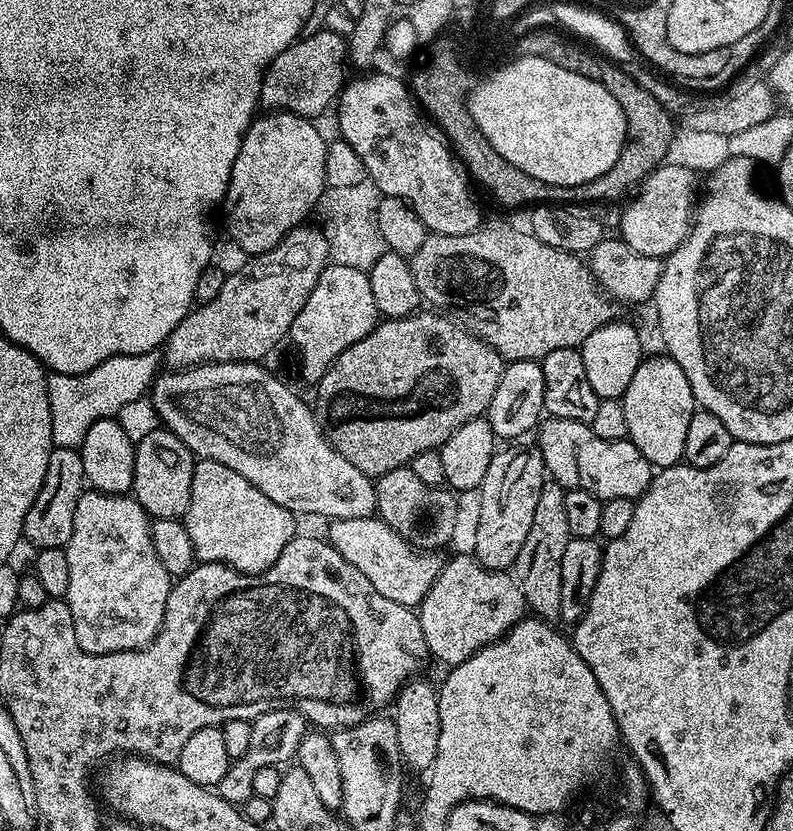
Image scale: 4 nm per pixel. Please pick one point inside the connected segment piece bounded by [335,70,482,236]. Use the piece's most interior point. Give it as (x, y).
(405, 155)

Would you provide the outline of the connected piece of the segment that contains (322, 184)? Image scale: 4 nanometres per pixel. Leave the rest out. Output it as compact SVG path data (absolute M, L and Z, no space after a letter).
M275 110L263 114L253 119L242 138L238 158L234 158L228 192L222 201L222 212L228 215L228 236L248 258L274 249L288 231L303 225L309 219L307 216L312 207L315 209L319 205L326 189L326 136L312 125L315 123L307 116Z

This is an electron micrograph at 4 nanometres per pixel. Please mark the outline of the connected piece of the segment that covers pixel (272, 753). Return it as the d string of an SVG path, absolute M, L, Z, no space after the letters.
M275 708L256 717L250 730L250 746L246 746L246 754L229 763L226 778L222 778L218 786L220 796L226 798L226 802L237 806L245 804L253 795L254 774L258 774L258 770L263 768L287 765L295 757L305 731L304 715L293 708Z

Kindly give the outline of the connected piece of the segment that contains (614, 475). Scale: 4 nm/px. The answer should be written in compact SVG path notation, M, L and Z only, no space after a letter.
M570 418L545 419L539 425L539 432L540 441L538 441L538 447L544 459L545 473L566 490L570 488L586 490L590 494L594 494L601 502L613 500L614 498L630 498L637 501L650 486L654 475L654 465L642 455L638 450L638 446L634 446L632 441L627 438L623 440L598 438L598 434L594 434L591 424L574 422Z

